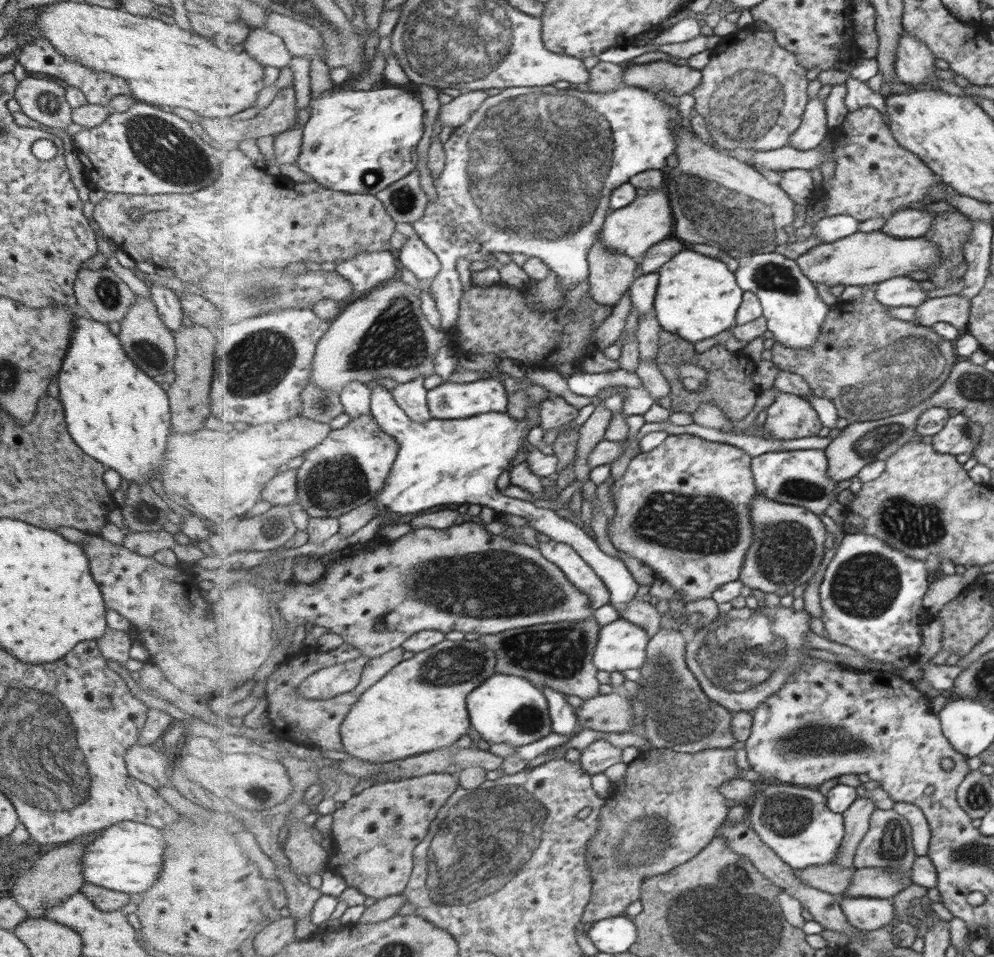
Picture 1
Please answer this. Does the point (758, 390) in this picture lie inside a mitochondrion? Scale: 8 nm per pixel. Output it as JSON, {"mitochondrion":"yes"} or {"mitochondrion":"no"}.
{"mitochondrion":"no"}

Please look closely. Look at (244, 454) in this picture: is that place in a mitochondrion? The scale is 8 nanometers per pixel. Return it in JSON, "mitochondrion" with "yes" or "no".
{"mitochondrion":"no"}

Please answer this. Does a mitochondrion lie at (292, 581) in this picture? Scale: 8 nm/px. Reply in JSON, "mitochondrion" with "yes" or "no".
{"mitochondrion":"no"}

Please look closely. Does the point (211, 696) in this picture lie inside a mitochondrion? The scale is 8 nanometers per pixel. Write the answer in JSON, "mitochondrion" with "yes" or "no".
{"mitochondrion":"no"}

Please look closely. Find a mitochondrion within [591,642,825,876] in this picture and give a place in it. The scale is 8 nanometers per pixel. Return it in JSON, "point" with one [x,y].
{"point":[680,715]}

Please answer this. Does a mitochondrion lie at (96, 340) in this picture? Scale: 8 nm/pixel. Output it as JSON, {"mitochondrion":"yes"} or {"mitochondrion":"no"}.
{"mitochondrion":"no"}

